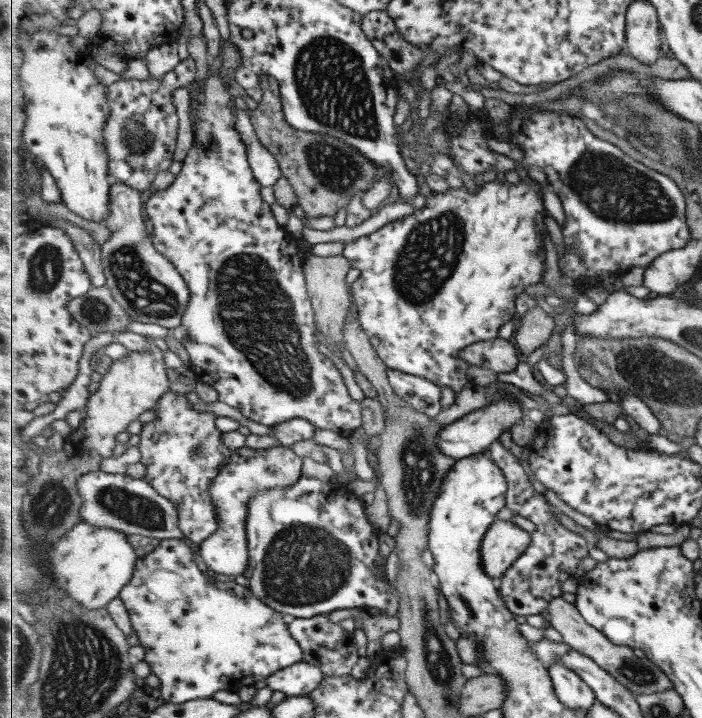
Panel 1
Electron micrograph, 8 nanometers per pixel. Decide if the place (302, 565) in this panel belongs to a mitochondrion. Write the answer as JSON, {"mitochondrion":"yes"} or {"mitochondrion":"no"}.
{"mitochondrion":"yes"}

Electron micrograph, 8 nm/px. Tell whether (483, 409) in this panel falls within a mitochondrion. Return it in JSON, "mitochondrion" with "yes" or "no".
{"mitochondrion":"no"}

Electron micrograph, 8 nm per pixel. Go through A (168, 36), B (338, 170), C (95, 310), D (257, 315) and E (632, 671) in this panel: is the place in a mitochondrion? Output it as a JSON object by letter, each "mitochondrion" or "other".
{"A":"other","B":"mitochondrion","C":"mitochondrion","D":"mitochondrion","E":"mitochondrion"}

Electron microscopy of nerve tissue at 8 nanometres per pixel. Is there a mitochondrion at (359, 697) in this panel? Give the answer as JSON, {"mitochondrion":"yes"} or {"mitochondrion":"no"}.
{"mitochondrion":"no"}

